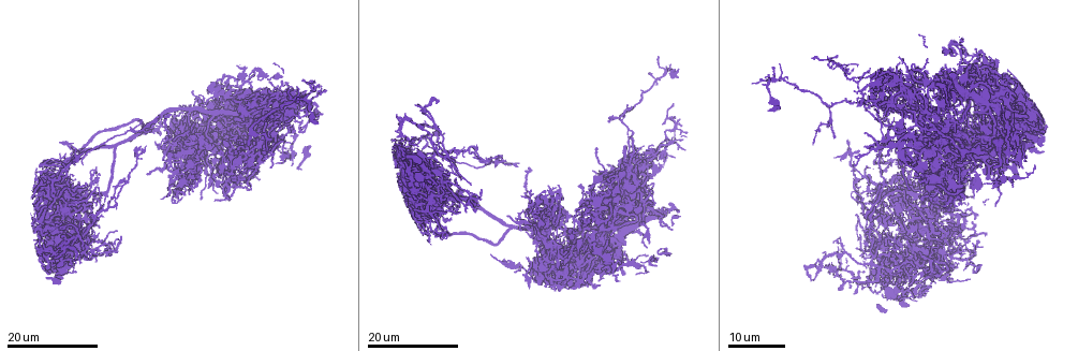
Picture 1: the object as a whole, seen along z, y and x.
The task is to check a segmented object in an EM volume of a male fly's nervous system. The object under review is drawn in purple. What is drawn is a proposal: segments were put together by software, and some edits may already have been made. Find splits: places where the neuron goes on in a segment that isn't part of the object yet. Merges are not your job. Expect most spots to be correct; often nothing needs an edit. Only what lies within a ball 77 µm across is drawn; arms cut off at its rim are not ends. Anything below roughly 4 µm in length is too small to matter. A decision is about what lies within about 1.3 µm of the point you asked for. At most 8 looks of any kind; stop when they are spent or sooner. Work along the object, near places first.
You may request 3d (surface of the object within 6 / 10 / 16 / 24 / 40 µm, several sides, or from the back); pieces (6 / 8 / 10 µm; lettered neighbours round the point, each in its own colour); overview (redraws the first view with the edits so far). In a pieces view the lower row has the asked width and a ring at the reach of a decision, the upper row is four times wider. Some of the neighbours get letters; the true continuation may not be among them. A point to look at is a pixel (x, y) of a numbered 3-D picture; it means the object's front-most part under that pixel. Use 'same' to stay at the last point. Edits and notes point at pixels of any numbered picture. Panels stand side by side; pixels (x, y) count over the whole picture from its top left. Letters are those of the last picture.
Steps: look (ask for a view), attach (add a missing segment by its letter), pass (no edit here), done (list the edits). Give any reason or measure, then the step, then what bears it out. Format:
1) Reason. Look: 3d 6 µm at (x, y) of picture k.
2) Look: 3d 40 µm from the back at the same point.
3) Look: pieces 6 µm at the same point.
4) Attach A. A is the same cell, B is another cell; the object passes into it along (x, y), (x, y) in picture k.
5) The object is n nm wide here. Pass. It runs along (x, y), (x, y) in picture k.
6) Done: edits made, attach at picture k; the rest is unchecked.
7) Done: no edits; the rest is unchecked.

Branch stops here. Look: 3d 24 µm at (84, 185) of picture 1.

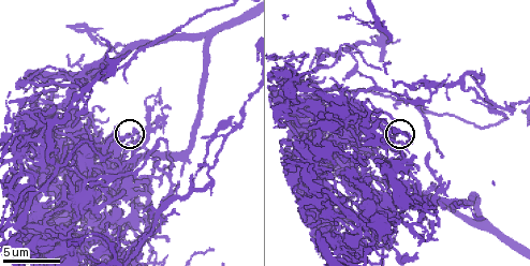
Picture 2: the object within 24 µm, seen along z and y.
Look: pieces 6 µm at (136, 130) of picture 2.

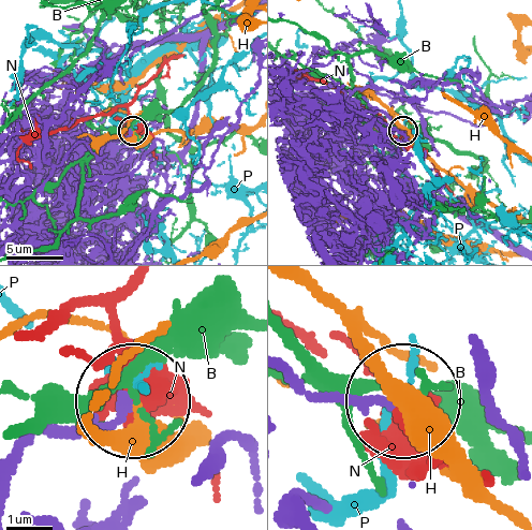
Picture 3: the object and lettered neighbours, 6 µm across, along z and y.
Pass. B, H, N and P are other cells; no lettered segment goes on from it.

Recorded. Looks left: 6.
Branch stops here. Look: 3d 16 µm at (957, 223) of picture 1.

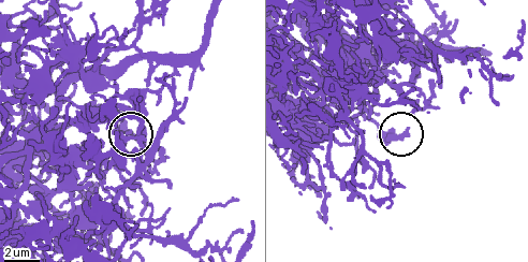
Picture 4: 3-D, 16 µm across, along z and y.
Look: pieces 8 µm at (407, 136) of picture 4.

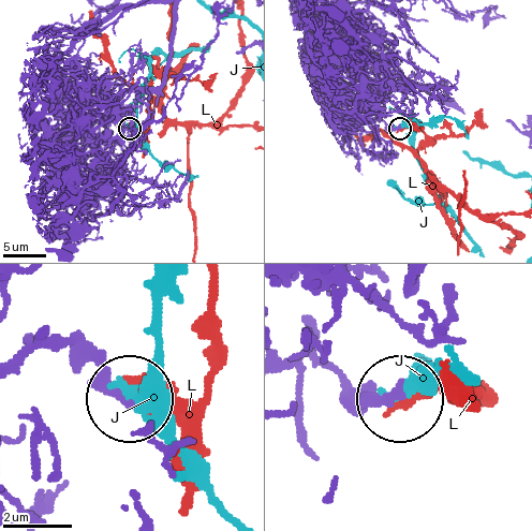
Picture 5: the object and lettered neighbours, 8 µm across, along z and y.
Pass. J and L are other cells; no lettered segment goes on from it.

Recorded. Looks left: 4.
Free end. Look: 3d 24 µm at (465, 210) of picture 1.

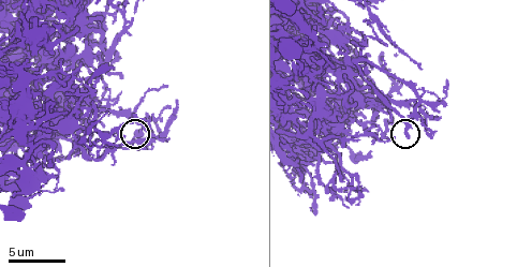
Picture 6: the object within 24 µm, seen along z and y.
See the neighbours. Look: pieces 8 µm at (407, 135) of picture 6.

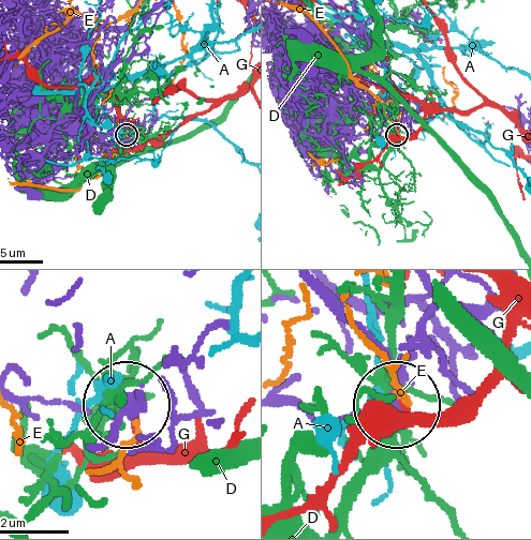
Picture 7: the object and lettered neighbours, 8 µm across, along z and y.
Pass. A, D, E and G are other cells; no lettered segment goes on from it.

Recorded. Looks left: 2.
An open end. Look: 3d 24 µm at (166, 197) of picture 1.

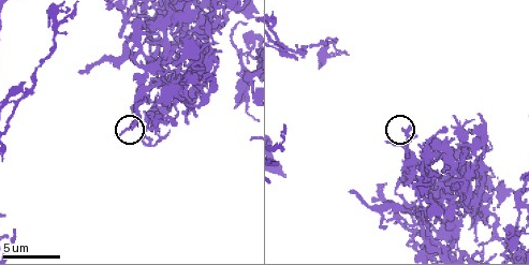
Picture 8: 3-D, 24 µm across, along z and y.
Look: pieces 8 µm at (132, 127) of picture 8.

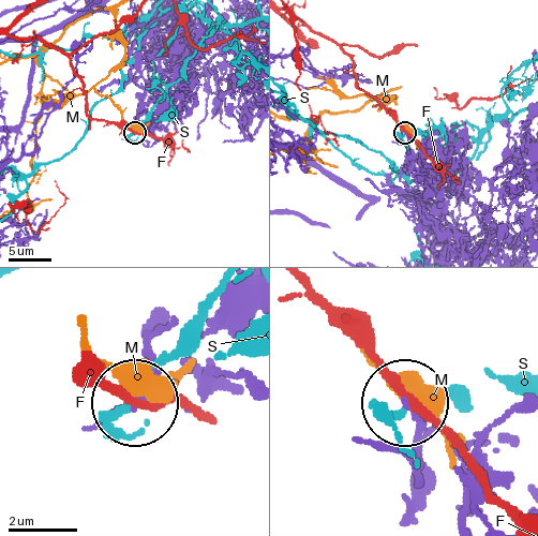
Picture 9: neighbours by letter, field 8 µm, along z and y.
Pass. F, M and S are other cells; none of them fits.

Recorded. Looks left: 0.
Done: no edits; the rest is unchecked.

